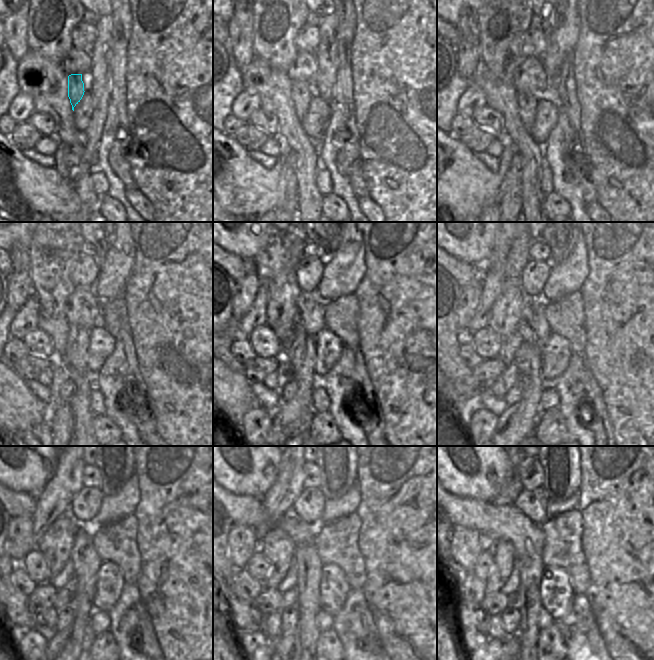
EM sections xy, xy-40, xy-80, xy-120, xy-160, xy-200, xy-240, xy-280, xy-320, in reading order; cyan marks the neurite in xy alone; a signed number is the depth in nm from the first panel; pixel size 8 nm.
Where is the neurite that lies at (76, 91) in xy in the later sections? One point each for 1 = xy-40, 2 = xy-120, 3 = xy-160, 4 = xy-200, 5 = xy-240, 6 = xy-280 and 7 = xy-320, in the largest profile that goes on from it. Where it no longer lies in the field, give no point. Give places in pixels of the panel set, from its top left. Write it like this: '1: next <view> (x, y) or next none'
1: next xy-40 (301, 96)
2: next xy-120 (76, 351)
3: next xy-160 (292, 418)
4: next xy-200 (518, 421)
5: next xy-240 (64, 648)
6: next xy-280 (287, 649)
7: next xy-320 (510, 647)

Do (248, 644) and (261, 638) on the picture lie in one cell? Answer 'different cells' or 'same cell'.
same cell

